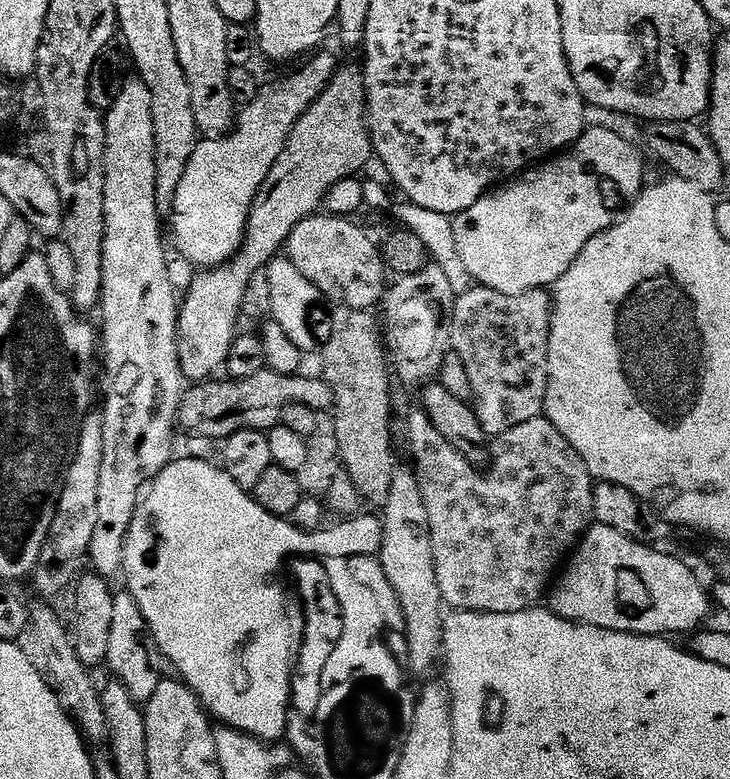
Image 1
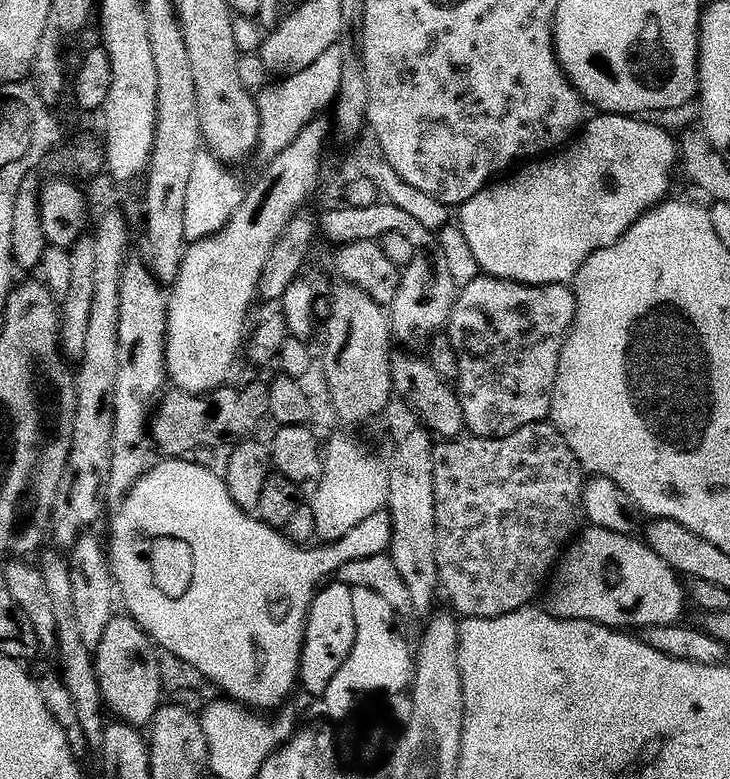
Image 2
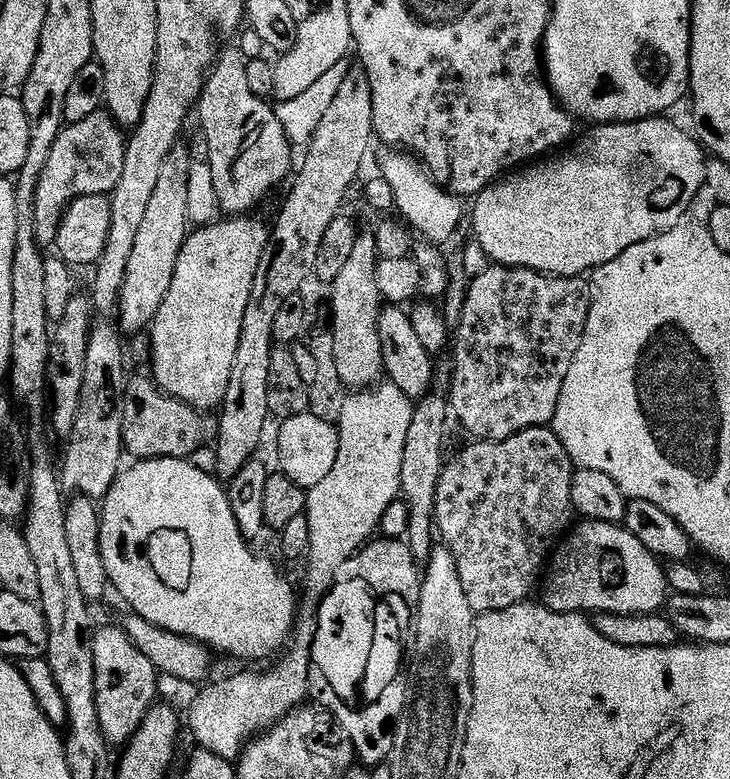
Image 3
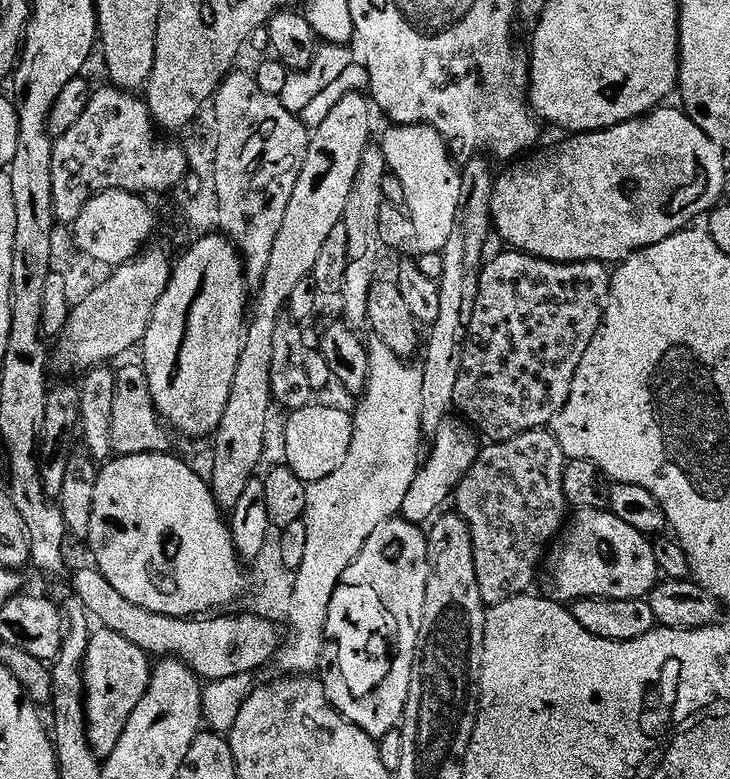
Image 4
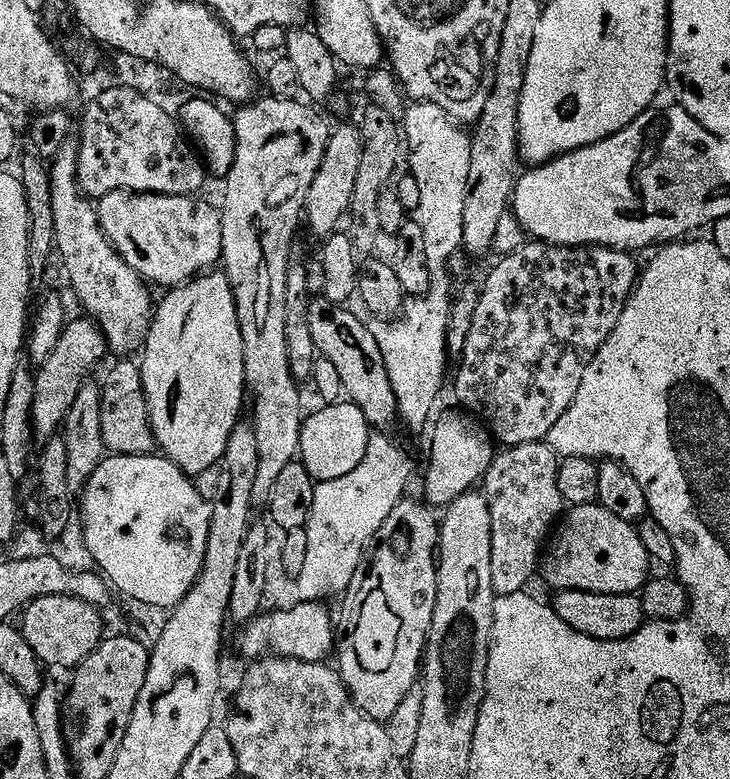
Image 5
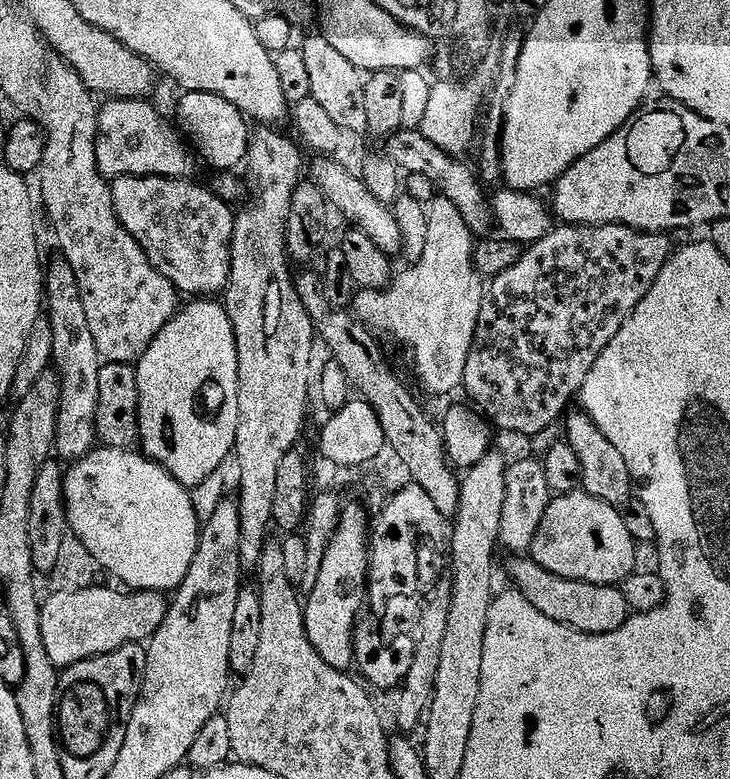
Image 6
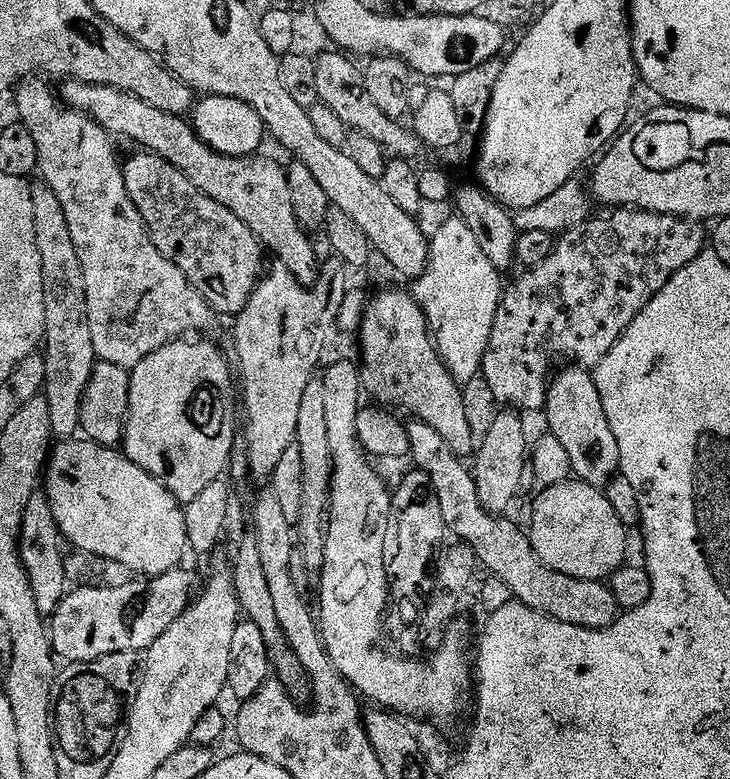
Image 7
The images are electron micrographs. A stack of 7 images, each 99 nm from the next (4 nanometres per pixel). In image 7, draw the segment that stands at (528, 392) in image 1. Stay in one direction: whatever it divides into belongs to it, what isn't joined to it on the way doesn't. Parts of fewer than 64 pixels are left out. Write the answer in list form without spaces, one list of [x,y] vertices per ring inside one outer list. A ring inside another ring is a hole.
[[[621,207],[619,210],[612,210],[609,216],[604,216],[601,220],[597,218],[589,219],[587,224],[580,224],[576,228],[569,228],[555,241],[548,258],[543,259],[538,265],[527,269],[521,280],[516,280],[512,285],[505,287],[502,292],[502,299],[498,306],[498,314],[494,314],[494,330],[490,330],[490,342],[486,346],[486,354],[484,355],[484,366],[482,369],[482,380],[488,383],[488,392],[494,399],[500,403],[500,406],[507,406],[512,410],[519,410],[521,413],[536,412],[545,407],[548,402],[548,385],[550,377],[553,375],[552,359],[555,358],[556,352],[560,356],[565,356],[565,361],[575,362],[577,365],[583,366],[589,370],[595,369],[602,362],[605,354],[612,349],[617,342],[624,337],[624,332],[634,322],[634,318],[638,318],[638,314],[645,306],[654,299],[662,290],[662,286],[666,286],[666,282],[670,282],[670,278],[674,278],[674,274],[678,270],[682,270],[690,262],[694,262],[694,258],[698,258],[701,252],[706,248],[706,228],[703,223],[695,220],[683,220],[681,216],[663,216],[657,212],[641,212],[639,208]]]

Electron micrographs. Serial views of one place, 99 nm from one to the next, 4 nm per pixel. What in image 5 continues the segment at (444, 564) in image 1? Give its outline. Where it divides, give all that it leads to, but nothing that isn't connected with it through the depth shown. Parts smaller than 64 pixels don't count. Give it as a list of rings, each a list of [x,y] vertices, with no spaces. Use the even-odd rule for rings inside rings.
[[[546,442],[522,444],[505,447],[500,451],[493,455],[492,464],[484,475],[482,495],[486,498],[490,510],[490,530],[492,531],[490,578],[494,582],[497,596],[509,596],[525,591],[529,587],[527,584],[531,582],[532,575],[534,577],[537,575],[542,553],[546,548],[544,539],[547,538],[548,531],[550,536],[553,529],[557,527],[566,505],[562,498],[562,490],[558,490],[560,460],[550,445]]]

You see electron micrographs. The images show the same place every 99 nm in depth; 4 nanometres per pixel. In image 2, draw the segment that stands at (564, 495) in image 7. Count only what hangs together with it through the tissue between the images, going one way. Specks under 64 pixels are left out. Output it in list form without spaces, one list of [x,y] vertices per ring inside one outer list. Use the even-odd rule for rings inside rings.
[[[589,527],[587,531],[561,555],[550,577],[546,588],[546,610],[551,616],[559,620],[589,620],[604,628],[617,630],[643,630],[654,625],[674,624],[683,617],[680,615],[684,612],[686,601],[685,585],[678,573],[669,564],[662,562],[662,558],[658,558],[658,554],[654,554],[647,543],[639,539],[631,540],[631,535],[605,528]]]

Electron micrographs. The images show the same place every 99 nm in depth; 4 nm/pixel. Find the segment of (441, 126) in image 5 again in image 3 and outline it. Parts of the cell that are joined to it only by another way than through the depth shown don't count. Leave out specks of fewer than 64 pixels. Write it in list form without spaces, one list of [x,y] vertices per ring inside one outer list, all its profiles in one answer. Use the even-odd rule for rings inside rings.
[[[388,150],[385,152],[388,153],[381,158],[378,172],[386,178],[386,182],[390,182],[390,187],[394,189],[396,212],[413,233],[422,235],[419,237],[437,246],[443,245],[443,240],[450,239],[459,230],[460,223],[464,220],[465,201],[436,183],[428,169],[407,151]]]

